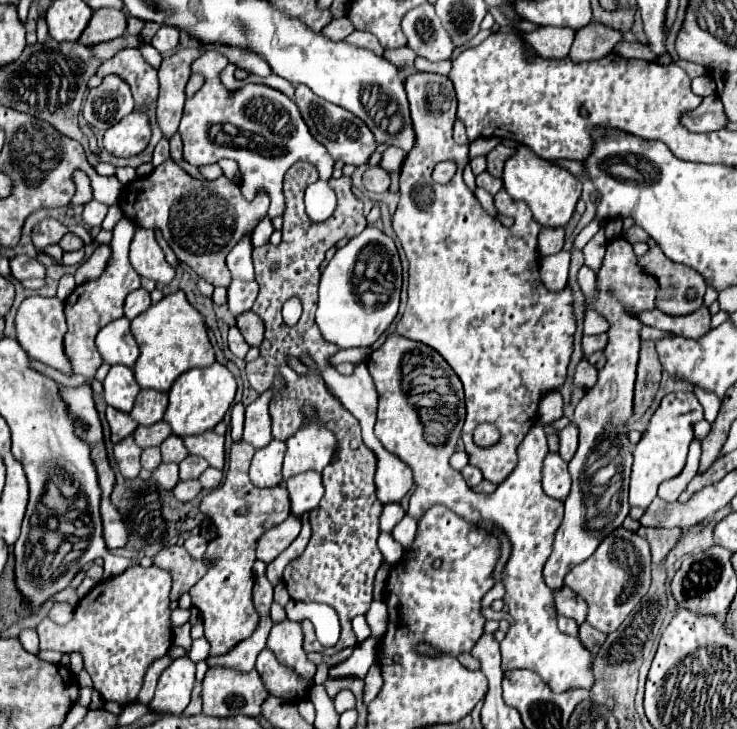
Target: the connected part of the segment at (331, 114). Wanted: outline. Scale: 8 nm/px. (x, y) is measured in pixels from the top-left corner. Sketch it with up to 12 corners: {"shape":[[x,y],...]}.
{"shape":[[297,85],[309,133],[335,161],[367,163],[375,139],[359,117]]}

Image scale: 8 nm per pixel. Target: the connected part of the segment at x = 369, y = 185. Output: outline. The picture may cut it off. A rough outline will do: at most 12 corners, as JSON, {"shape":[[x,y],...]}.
{"shape":[[369,167],[363,187],[371,193],[389,189],[389,173],[381,167]]}

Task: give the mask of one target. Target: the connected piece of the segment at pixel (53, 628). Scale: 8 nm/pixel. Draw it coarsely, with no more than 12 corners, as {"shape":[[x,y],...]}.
{"shape":[[167,571],[99,581],[41,649],[81,653],[105,701],[137,699],[171,647]]}

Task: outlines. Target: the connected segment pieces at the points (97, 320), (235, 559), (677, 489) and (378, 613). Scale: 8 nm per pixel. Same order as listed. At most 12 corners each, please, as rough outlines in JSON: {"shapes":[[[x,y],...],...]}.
{"shapes":[[[117,223],[103,277],[65,301],[63,347],[75,375],[103,363],[95,335],[123,317],[141,277],[129,263],[133,223]],[[233,441],[201,511],[215,525],[189,591],[209,655],[247,639],[255,539],[289,517],[283,485],[259,489],[255,449]],[[701,439],[689,447],[685,469],[659,485],[659,497],[673,503],[697,473]],[[375,599],[367,611],[371,635],[379,637],[387,629],[387,605]]]}

